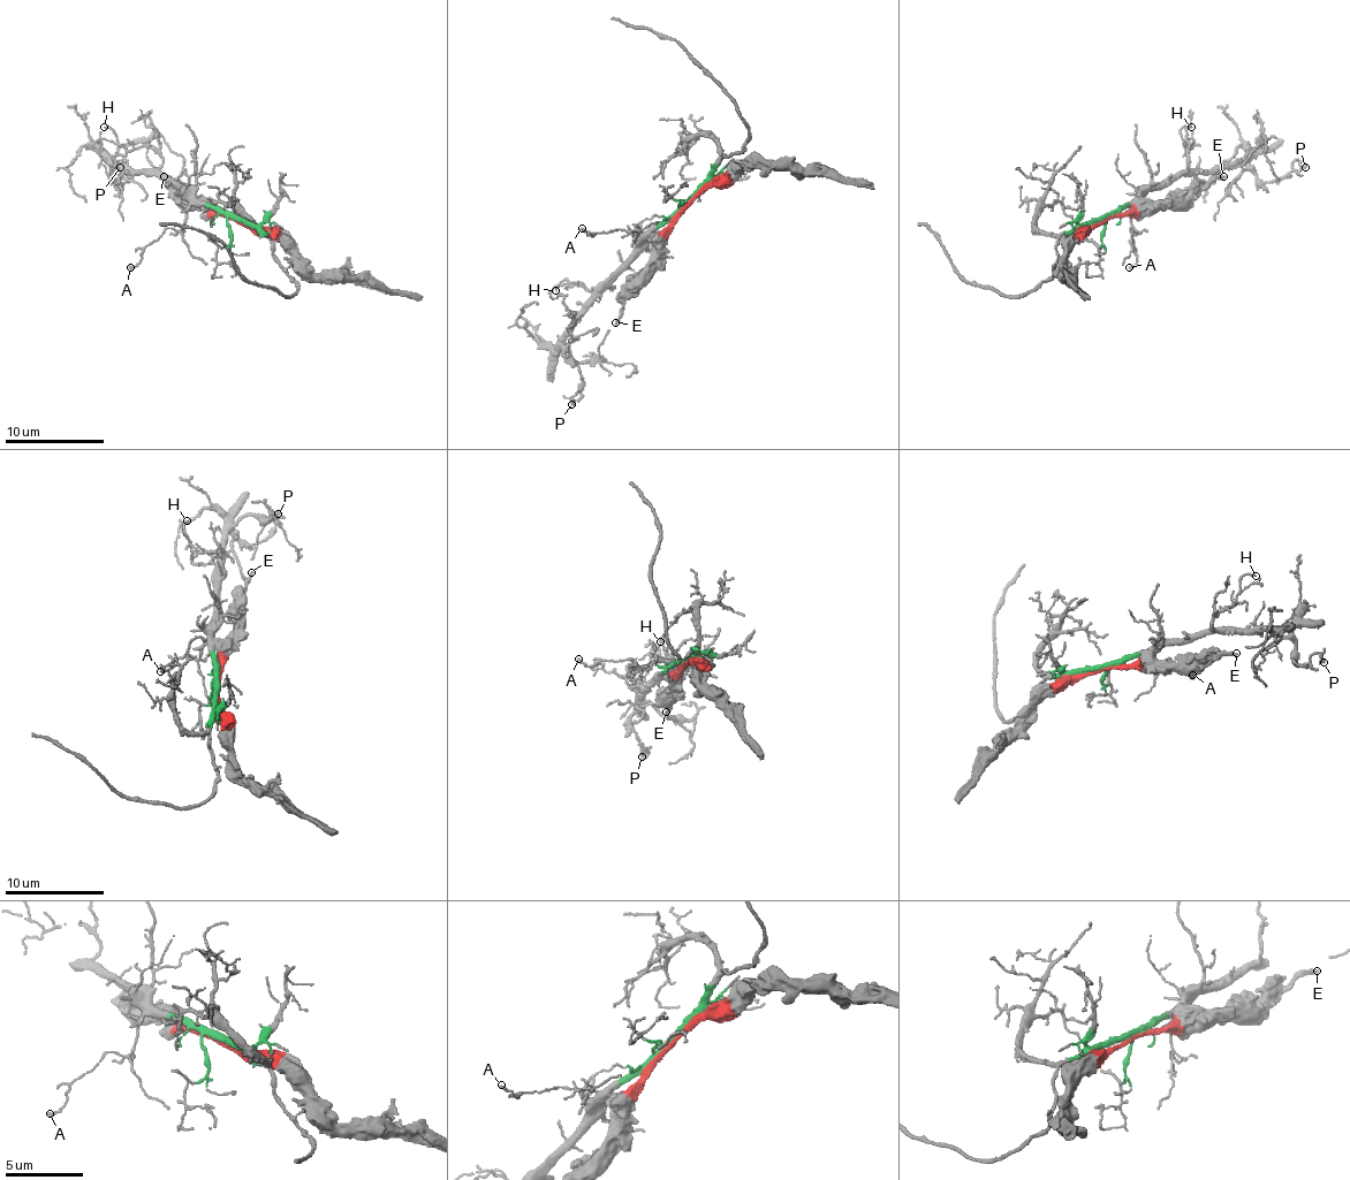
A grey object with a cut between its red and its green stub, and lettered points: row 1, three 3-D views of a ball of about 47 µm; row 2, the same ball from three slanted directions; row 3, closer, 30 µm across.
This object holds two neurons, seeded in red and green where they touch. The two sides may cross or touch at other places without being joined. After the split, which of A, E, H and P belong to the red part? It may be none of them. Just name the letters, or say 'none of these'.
E

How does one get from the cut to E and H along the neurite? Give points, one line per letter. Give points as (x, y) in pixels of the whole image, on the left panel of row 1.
E: (241, 222), (198, 205), (164, 175)
H: (241, 220), (206, 207), (159, 170), (161, 158), (146, 146), (127, 151), (105, 127)

